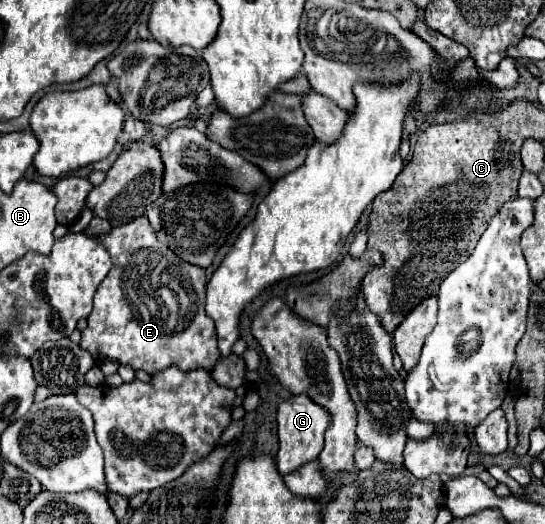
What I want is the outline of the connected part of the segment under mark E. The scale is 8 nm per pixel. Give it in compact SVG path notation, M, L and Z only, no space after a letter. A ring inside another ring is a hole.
M138 217L128 225L110 229L108 233L98 235L100 243L112 257L112 269L106 279L100 283L94 295L94 309L88 315L88 325L82 331L80 347L90 351L96 361L112 359L134 369L144 369L148 375L156 375L166 367L176 365L182 371L204 369L210 371L218 361L218 341L214 333L212 319L204 313L206 305L206 273L202 267L180 261L166 245L162 245L146 217Z

